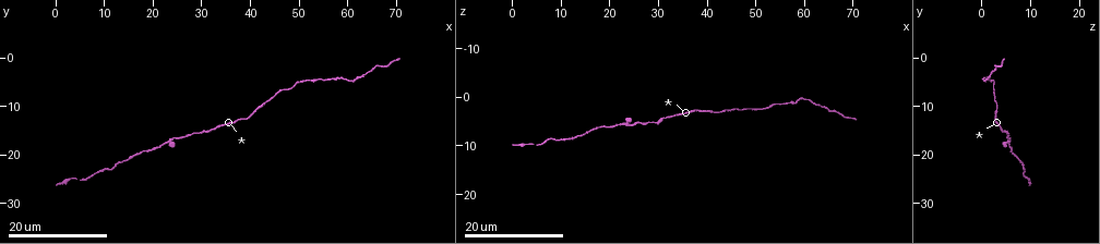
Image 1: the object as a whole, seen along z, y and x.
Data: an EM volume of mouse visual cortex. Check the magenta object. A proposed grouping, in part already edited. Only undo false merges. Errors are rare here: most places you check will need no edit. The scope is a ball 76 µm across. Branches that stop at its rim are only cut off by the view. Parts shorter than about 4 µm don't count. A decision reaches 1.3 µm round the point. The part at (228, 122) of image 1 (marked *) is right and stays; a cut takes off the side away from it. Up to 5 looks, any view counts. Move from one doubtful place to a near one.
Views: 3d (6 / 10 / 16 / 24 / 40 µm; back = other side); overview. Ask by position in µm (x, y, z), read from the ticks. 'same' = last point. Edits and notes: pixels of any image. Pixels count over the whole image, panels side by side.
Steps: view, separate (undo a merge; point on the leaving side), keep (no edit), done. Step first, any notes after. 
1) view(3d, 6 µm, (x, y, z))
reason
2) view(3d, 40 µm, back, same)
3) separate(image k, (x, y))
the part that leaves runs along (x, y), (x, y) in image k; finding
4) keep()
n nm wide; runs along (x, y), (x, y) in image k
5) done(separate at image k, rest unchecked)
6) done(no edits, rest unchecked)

view(3d, 24 µm, (31.5, 15.0, 4.0))
a narrow waist

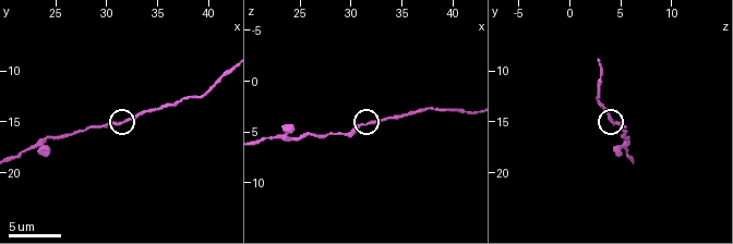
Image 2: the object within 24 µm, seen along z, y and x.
view(3d, 6 µm, (31.6, 15.2, 4.0))
closer look

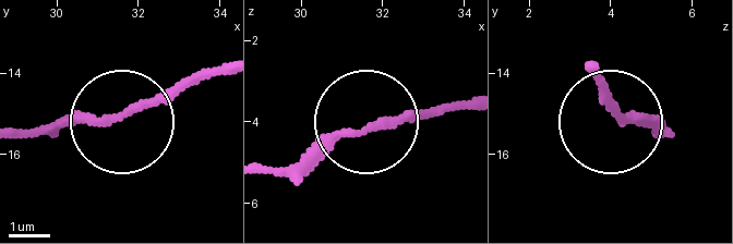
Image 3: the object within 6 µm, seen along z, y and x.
keep()
runs along (466, 105), (331, 132), (281, 174) in image 3; all the same cell

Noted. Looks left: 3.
view(3d, 24 µm, (59.5, 4.0, 1.0))

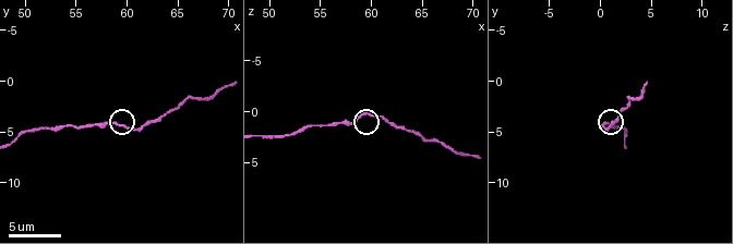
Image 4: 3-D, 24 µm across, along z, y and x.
view(3d, 10 µm, (58.8, 4.2, 0.4))

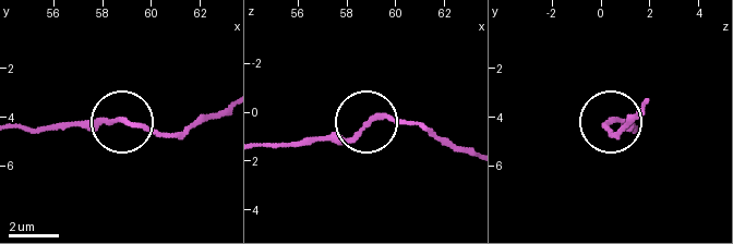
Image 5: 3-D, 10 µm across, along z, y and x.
keep()
runs along (262, 143), (349, 136), (381, 118), (422, 124) in image 5; one cell here

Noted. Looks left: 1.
view(3d, 10 µm, (39.6, 12.4, 2.8))
thick turns thin

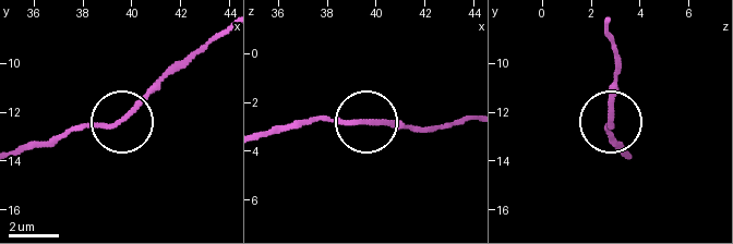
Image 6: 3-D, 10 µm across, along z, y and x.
keep()
runs along (269, 129), (312, 122), (410, 126) in image 6; one cell here

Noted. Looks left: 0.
done(no edits, rest unchecked)

